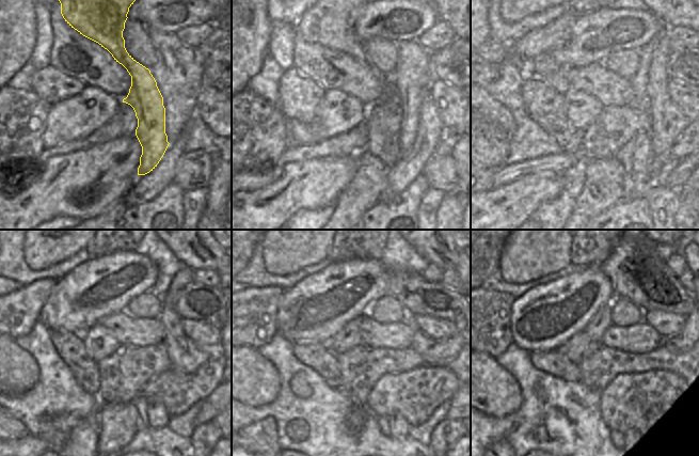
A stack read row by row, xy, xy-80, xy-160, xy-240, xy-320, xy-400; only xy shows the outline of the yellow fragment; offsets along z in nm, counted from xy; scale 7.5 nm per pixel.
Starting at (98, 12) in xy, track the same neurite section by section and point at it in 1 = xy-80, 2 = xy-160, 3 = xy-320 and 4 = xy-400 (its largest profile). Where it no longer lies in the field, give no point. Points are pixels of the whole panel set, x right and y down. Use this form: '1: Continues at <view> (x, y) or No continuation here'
1: Continues at xy-80 (331, 21)
2: Continues at xy-160 (553, 35)
3: Continues at xy-320 (253, 311)
4: Continues at xy-400 (492, 310)

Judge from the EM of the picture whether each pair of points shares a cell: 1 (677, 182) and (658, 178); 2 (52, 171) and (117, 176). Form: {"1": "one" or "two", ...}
{"1": "two", "2": "one"}

